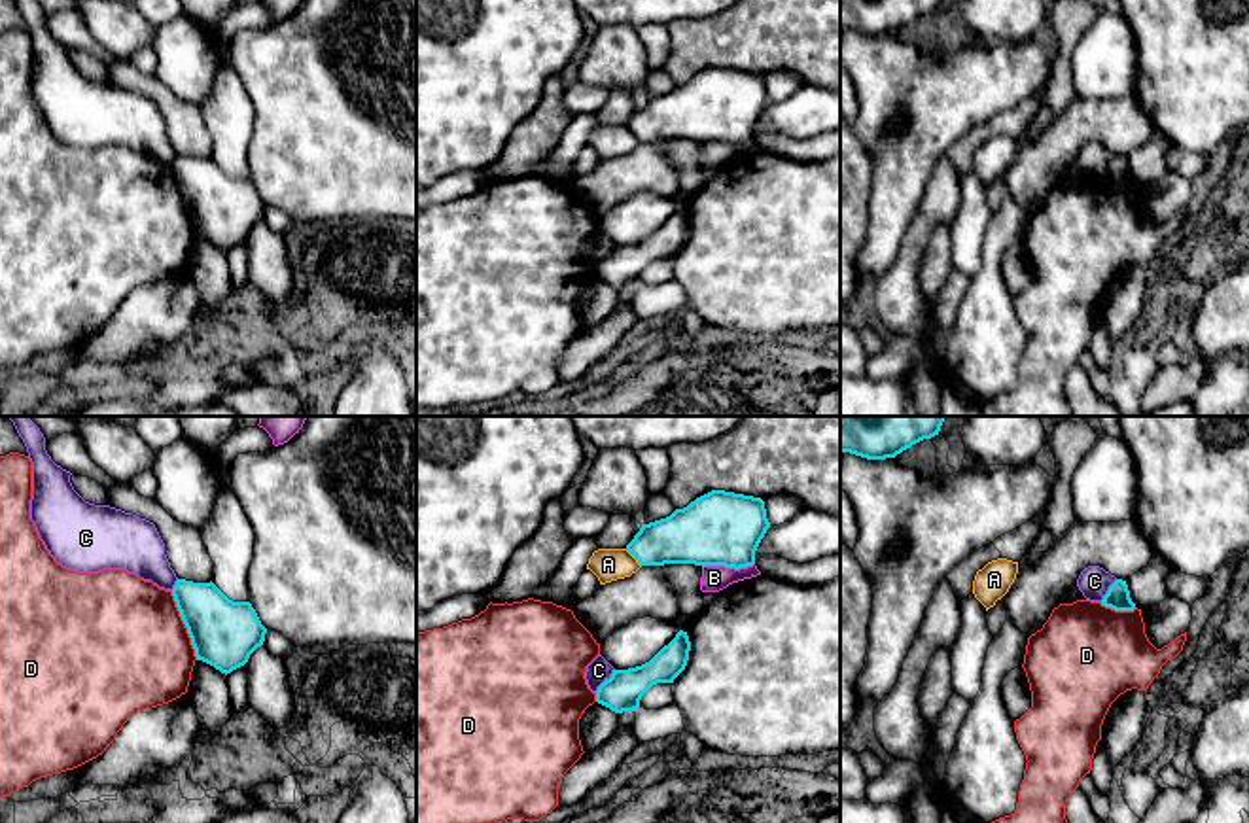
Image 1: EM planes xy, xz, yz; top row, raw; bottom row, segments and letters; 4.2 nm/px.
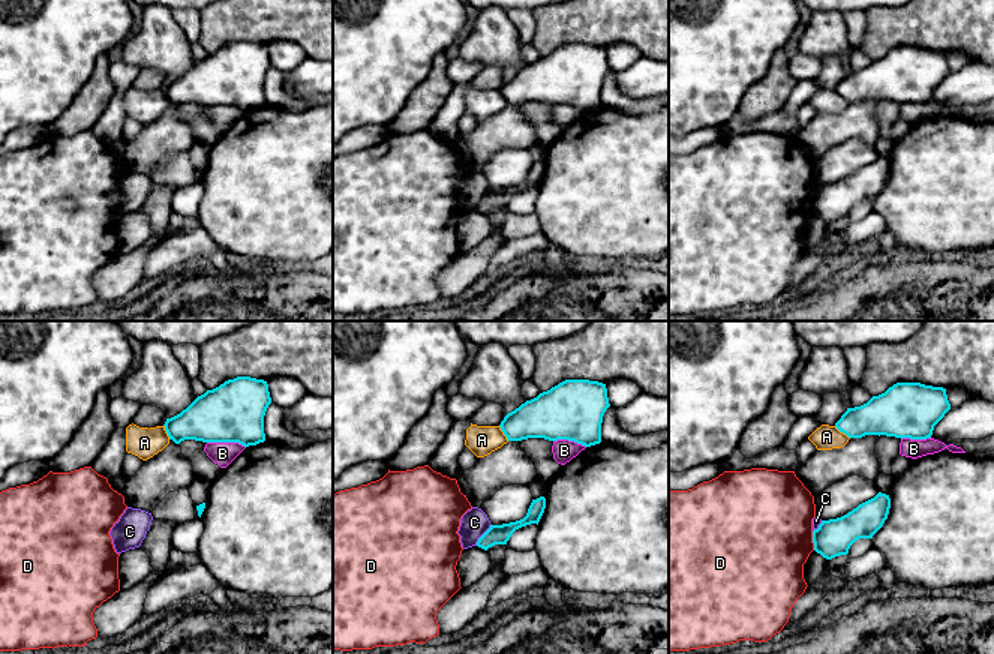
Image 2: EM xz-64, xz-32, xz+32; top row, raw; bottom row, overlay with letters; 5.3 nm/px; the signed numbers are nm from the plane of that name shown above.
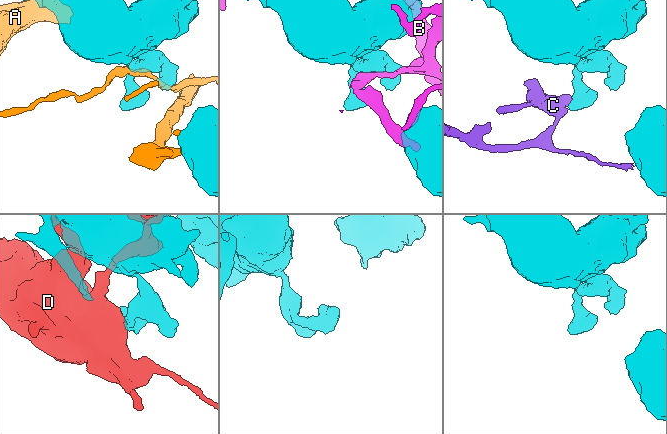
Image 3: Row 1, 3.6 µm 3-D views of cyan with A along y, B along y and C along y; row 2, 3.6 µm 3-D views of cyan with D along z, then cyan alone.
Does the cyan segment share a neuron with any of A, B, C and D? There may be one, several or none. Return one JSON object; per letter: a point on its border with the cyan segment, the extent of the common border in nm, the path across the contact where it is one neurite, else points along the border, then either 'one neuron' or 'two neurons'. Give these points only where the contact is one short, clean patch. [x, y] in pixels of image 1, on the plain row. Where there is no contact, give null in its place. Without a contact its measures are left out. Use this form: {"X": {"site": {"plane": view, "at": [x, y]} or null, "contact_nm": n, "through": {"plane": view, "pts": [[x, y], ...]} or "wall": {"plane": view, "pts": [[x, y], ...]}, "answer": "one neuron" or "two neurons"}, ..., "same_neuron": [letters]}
{"A": {"site": {"plane": "xz", "at": [634, 133]}, "contact_nm": 100, "answer": "two neurons"}, "B": {"site": {"plane": "xz", "at": [727, 142]}, "contact_nm": 220, "answer": "two neurons"}, "C": {"site": {"plane": "xz", "at": [604, 258]}, "contact_nm": 140, "wall": {"plane": "xz", "pts": [[614, 245], [595, 269]]}, "answer": "two neurons"}, "D": {"site": {"plane": "xy", "at": [186, 203]}, "contact_nm": 300, "answer": "two neurons"}, "same_neuron": []}

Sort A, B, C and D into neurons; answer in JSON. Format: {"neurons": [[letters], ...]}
{"neurons": [["A"], ["B"], ["C"], ["D"]]}

